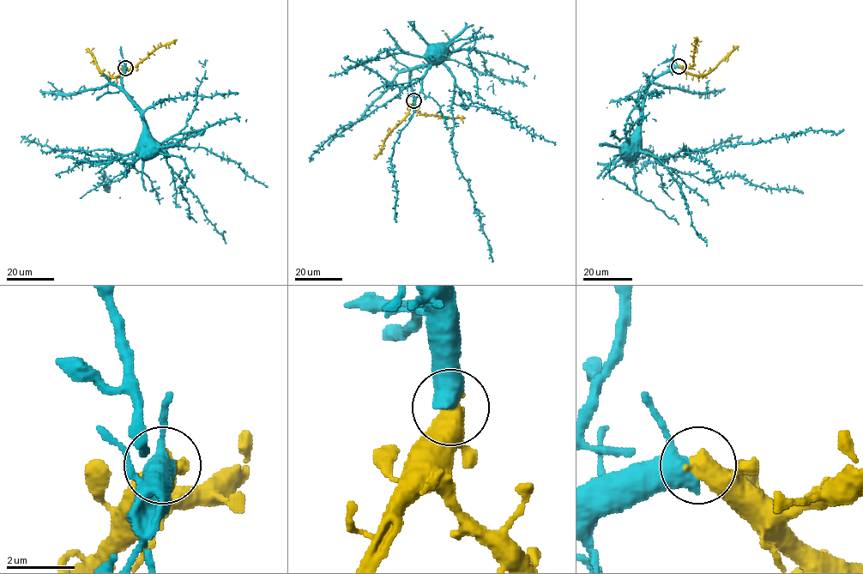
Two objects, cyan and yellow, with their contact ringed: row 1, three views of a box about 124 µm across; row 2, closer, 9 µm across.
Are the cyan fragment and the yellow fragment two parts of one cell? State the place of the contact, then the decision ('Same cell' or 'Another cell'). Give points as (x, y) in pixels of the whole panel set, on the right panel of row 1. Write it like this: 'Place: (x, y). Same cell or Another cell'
Place: (678, 66). Same cell

